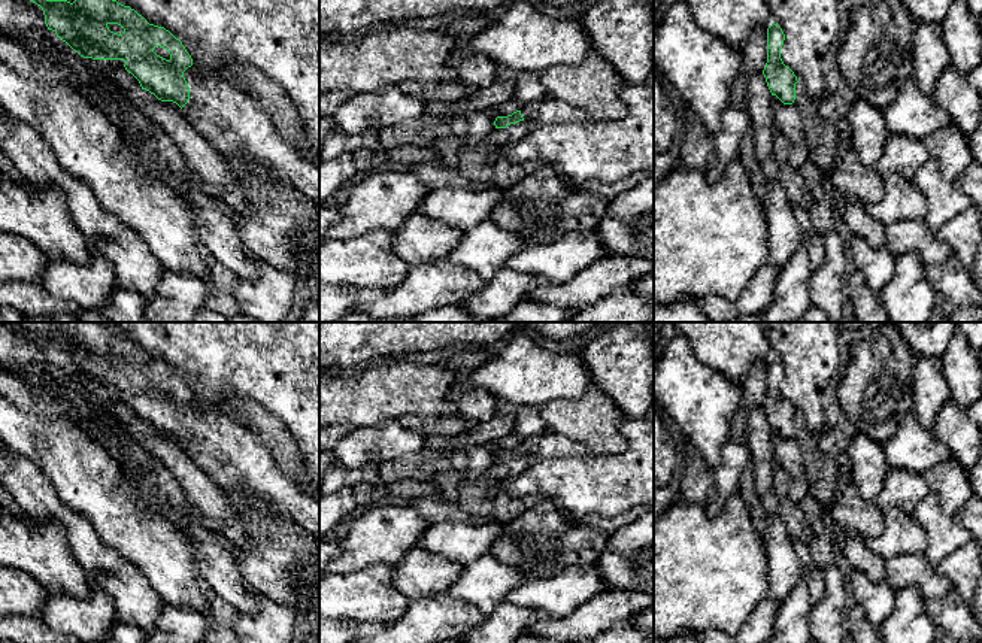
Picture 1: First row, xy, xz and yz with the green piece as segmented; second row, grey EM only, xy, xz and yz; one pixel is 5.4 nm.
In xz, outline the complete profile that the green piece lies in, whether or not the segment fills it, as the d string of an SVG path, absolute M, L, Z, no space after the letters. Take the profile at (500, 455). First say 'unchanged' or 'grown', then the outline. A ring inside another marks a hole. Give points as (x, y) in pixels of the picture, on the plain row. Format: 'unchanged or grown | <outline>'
grown | M545 433L540 436L530 436L512 449L497 451L494 459L495 462L506 462L507 459L519 455L531 455L534 458L554 458L587 454L589 454L589 451L581 442L561 434Z

